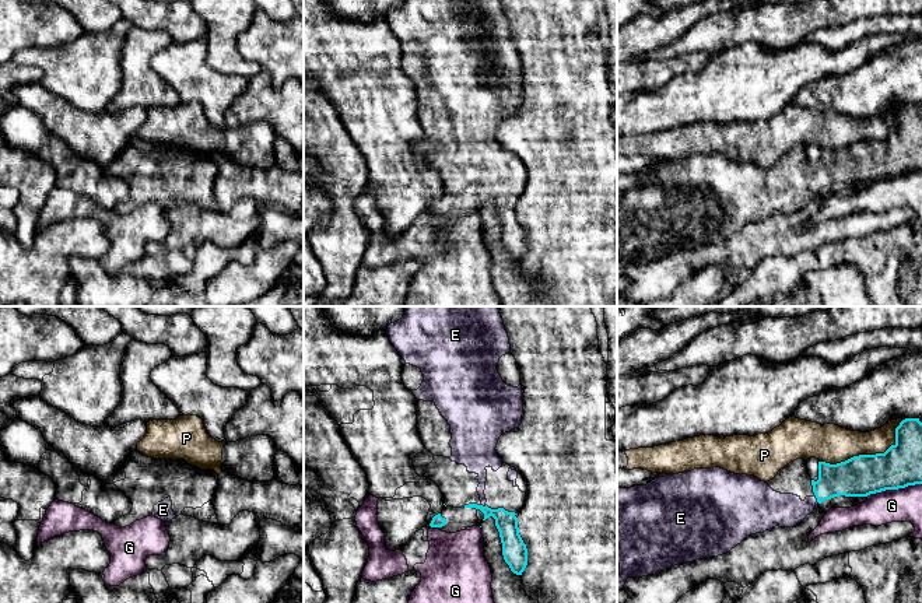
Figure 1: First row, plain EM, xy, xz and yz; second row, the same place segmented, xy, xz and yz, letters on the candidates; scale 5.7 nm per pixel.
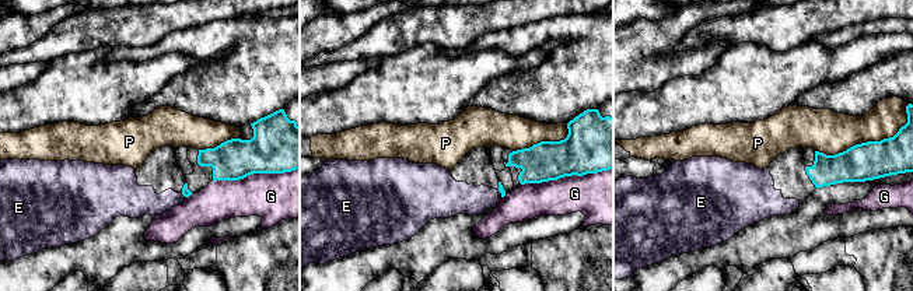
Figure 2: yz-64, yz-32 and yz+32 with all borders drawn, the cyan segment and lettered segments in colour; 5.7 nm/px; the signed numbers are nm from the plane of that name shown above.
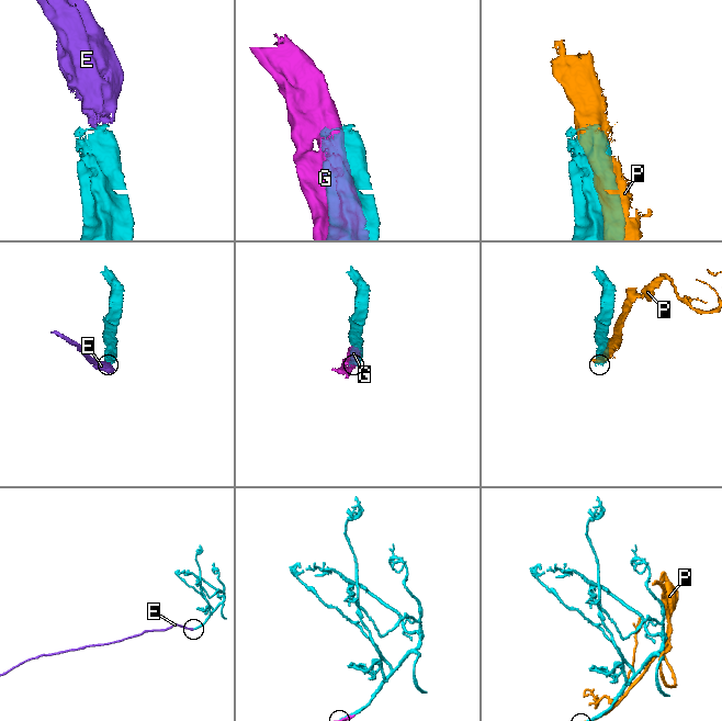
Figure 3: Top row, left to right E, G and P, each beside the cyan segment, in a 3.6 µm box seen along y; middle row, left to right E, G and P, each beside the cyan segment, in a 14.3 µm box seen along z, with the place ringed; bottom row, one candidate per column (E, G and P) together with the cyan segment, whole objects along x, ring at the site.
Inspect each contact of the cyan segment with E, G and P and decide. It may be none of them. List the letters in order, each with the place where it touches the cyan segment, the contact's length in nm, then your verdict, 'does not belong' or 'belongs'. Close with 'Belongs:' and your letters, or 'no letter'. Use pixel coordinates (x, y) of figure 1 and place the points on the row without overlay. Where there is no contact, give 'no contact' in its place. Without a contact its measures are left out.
E: yz (816, 183) | 50 nm | belongs
G: yz (893, 175) | 320 nm | does not belong
P: yz (868, 142) | 550 nm | does not belong
Belongs: E

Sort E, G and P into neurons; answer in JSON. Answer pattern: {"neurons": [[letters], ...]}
{"neurons": [["E"], ["G"], ["P"]]}

